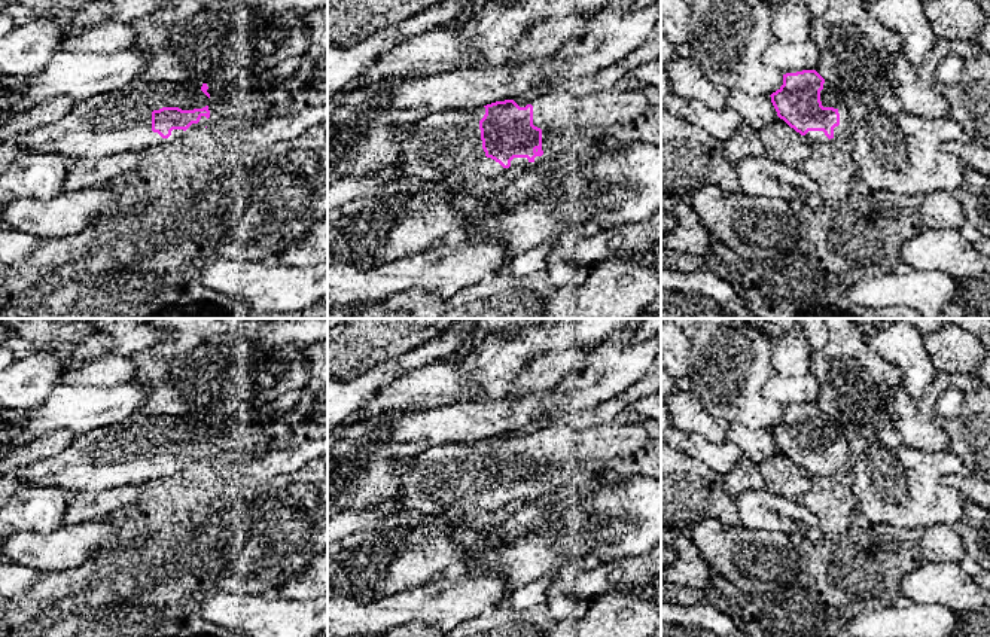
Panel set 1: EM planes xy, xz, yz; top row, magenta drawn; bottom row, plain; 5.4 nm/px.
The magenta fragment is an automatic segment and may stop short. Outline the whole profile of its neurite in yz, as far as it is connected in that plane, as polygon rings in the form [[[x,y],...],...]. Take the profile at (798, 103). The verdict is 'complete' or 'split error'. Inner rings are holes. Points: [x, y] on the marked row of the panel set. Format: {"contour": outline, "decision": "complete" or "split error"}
{"contour": [[[816,70],[783,74],[783,85],[770,97],[777,116],[801,135],[808,131],[823,131],[831,140],[849,131],[849,109],[843,106],[847,97]]], "decision": "split error"}

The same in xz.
{"contour": [[[514,100],[496,101],[467,110],[445,110],[412,125],[408,134],[399,137],[399,161],[403,177],[421,182],[432,179],[459,179],[463,173],[509,173],[521,174],[530,167],[548,165],[542,150],[542,129],[533,125],[533,106],[520,107]]], "decision": "split error"}

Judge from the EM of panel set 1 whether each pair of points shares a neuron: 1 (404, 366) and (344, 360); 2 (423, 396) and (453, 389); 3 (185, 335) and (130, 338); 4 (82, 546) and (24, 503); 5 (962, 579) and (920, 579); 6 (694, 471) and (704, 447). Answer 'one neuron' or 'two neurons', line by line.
1: two neurons
2: one neuron
3: two neurons
4: two neurons
5: one neuron
6: two neurons

